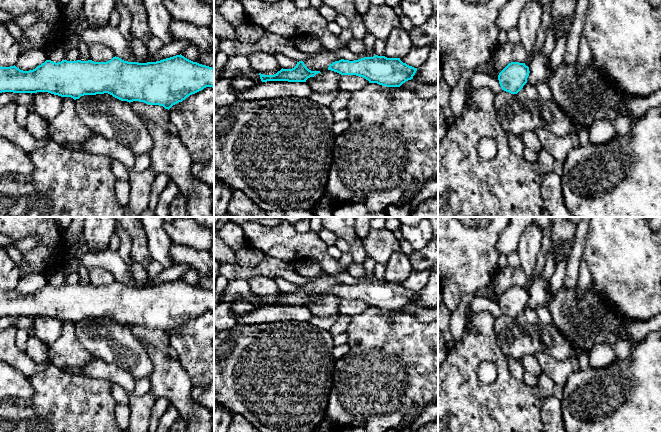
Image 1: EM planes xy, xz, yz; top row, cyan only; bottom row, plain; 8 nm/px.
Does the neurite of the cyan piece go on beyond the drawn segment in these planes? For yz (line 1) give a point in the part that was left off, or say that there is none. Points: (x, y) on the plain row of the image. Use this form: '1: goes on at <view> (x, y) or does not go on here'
1: does not go on here

